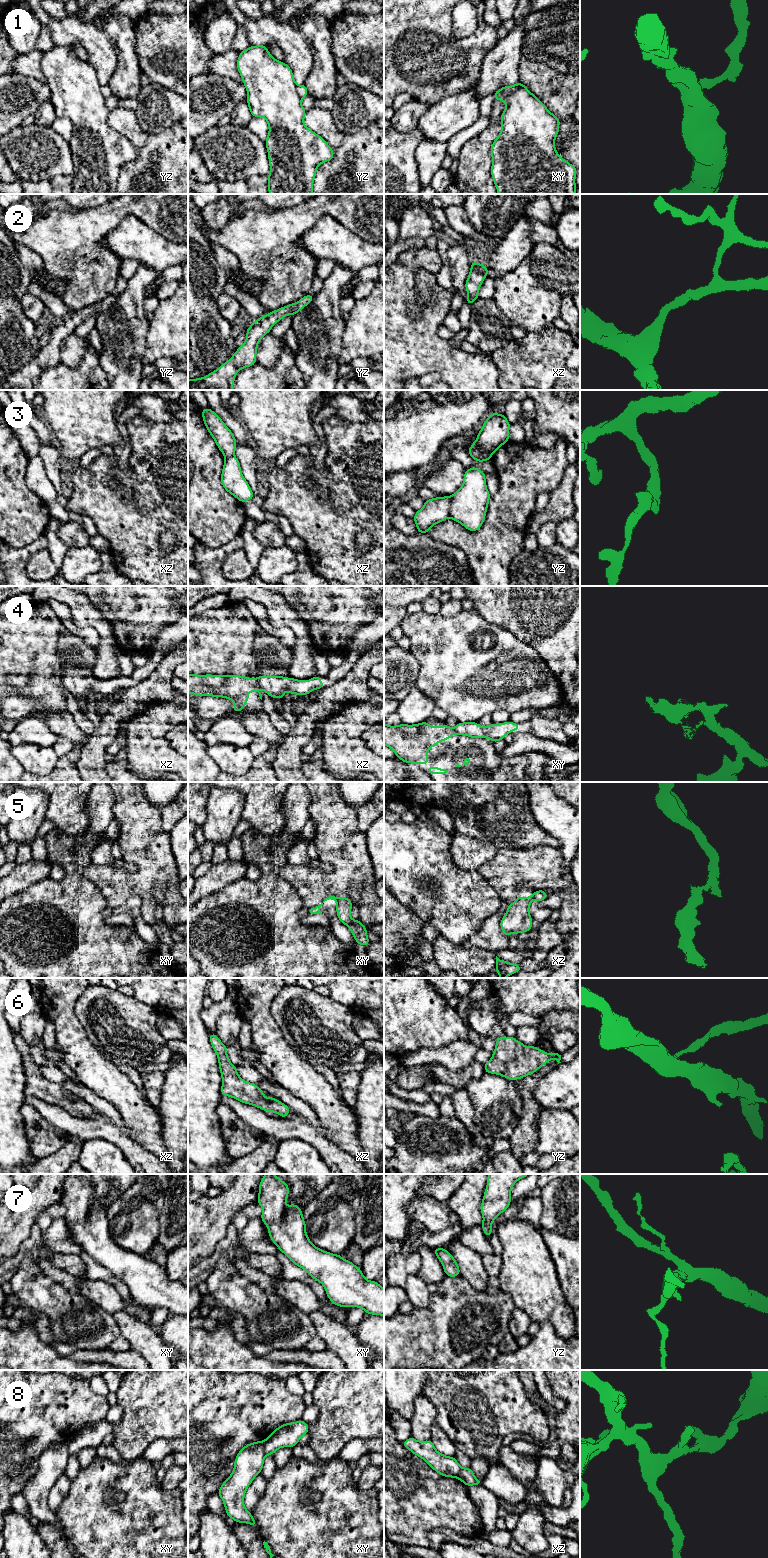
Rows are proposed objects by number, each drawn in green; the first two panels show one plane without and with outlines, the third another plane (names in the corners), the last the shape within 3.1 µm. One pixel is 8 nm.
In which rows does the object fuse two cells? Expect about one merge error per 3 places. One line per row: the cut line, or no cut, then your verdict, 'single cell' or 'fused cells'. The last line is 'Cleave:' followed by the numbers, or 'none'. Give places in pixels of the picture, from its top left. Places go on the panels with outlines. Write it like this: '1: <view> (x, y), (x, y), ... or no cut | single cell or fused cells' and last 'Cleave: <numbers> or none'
1: xy (516, 87), (510, 93), (503, 94), (501, 92) | fused cells
2: no cut | single cell
3: yz (451, 497), (448, 516) | fused cells
4: xy (453, 728), (460, 734) | fused cells
5: xz (533, 893), (534, 899) | fused cells
6: no cut | single cell
7: no cut | single cell
8: xy (263, 1442), (266, 1454) | fused cells
Cleave: 1, 3, 4, 5, 8

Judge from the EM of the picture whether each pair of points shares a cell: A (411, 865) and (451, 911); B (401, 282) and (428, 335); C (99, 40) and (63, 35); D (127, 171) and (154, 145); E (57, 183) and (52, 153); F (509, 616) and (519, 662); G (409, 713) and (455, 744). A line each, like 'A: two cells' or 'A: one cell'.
A: one cell
B: one cell
C: one cell
D: one cell
E: two cells
F: two cells
G: two cells

